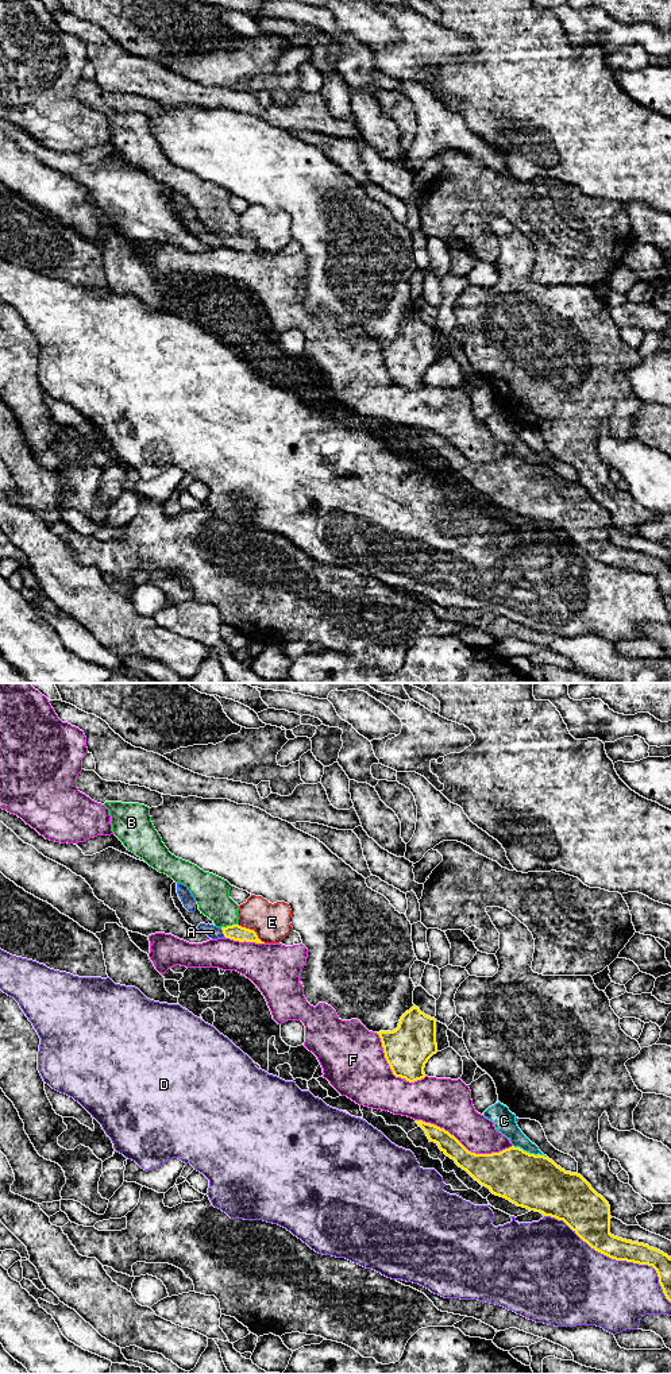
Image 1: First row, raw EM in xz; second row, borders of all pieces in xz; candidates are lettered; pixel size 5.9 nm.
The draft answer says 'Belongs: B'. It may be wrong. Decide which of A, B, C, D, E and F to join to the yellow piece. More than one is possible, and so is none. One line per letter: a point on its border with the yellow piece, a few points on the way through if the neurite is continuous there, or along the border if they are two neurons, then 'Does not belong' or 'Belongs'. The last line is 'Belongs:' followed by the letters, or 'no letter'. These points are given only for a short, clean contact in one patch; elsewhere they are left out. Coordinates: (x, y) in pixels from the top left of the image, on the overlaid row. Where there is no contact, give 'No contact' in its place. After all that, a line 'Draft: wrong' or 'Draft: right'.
A: Touches yellow at xz (223, 933). Does not belong
B: Touches yellow at xz (228, 926). Path across: xz (235, 931), (228, 926), (211, 892). Belongs
C: Touches yellow at xz (528, 1153). Does not belong
D: Touches yellow at xz (616, 1259). Does not belong
E: Touches yellow at xz (253, 930). Does not belong
F: Touches yellow at xz (463, 1146). Does not belong
Belongs: B
Draft: right

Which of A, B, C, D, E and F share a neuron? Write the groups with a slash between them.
A / B / C / D / E / F

